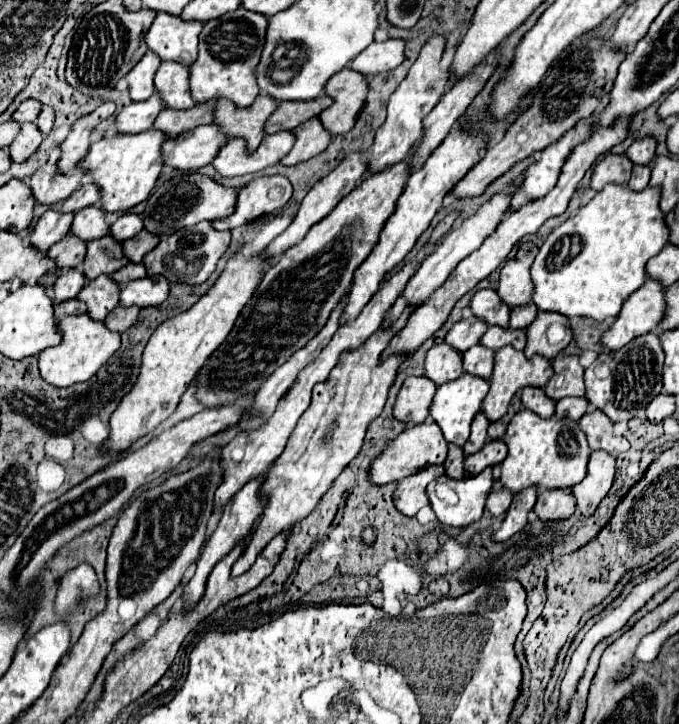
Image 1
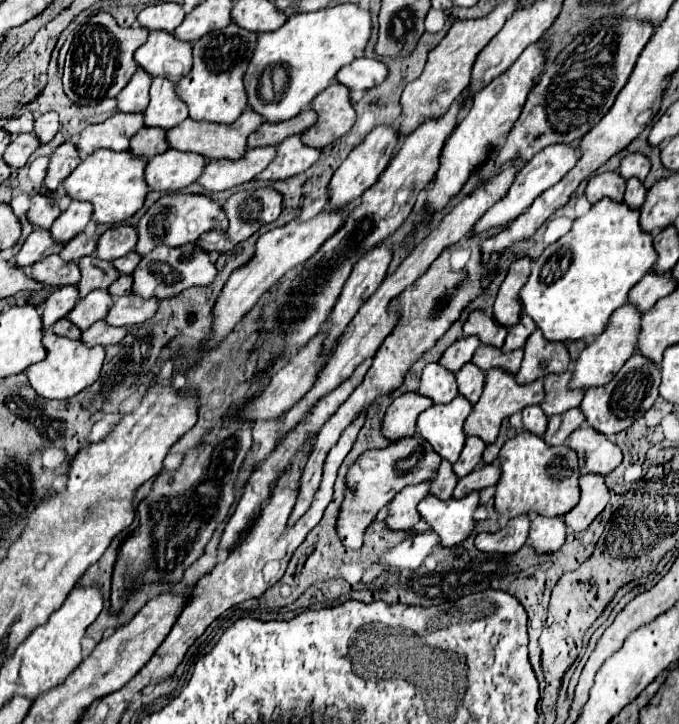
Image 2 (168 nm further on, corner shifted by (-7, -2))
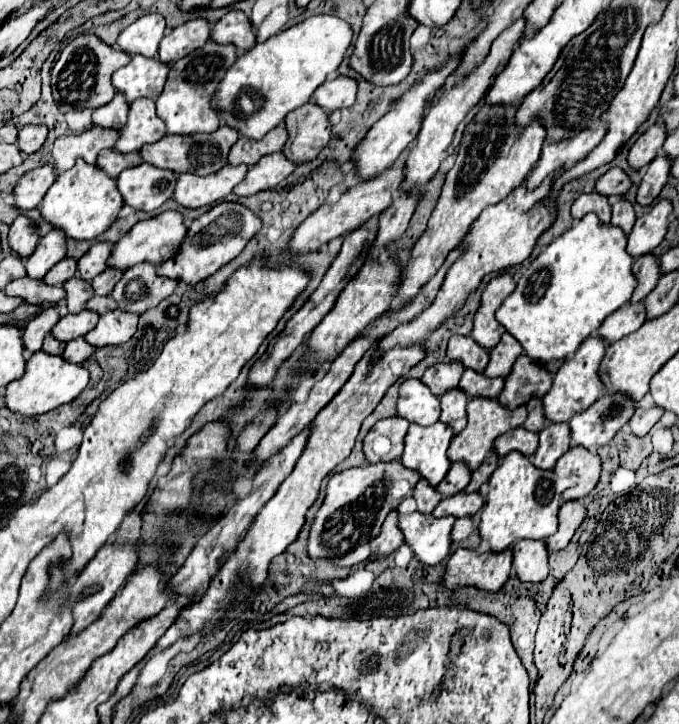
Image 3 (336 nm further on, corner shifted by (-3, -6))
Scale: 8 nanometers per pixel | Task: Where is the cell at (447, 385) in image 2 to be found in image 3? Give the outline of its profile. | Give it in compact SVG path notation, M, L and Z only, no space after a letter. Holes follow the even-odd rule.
M406 379L400 387L396 411L412 423L432 425L440 417L440 399L432 395L420 379Z

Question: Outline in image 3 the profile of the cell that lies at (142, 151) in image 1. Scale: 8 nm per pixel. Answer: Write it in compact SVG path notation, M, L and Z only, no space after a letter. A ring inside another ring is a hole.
M78 159L76 165L70 171L64 171L48 189L44 201L40 203L40 213L48 223L60 227L70 239L82 241L96 239L108 231L122 207L124 199L116 189L116 179L108 177L108 173L102 169L96 169L96 165L88 165L86 161Z

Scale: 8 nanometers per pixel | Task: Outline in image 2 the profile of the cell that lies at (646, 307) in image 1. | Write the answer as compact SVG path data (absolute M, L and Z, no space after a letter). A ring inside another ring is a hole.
M622 305L620 309L616 309L616 313L612 313L604 333L600 333L590 345L586 345L586 349L578 355L574 371L572 371L572 381L568 383L570 389L592 389L592 387L602 387L608 381L612 381L612 377L618 373L618 369L628 361L628 357L632 355L632 345L636 343L636 325L640 325L640 315L632 309L632 305Z

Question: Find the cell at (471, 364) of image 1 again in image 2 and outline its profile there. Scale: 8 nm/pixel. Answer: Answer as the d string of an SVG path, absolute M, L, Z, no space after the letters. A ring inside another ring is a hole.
M472 363L464 365L464 369L460 369L460 373L456 373L458 395L468 399L470 405L476 405L476 401L480 399L480 393L482 393L484 377L486 375L480 373L480 369L476 369L476 365L472 365Z

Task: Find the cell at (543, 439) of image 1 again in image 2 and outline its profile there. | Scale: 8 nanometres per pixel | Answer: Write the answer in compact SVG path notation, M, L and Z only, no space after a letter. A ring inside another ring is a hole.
M520 431L514 439L506 441L498 455L500 461L500 481L496 485L494 507L500 515L514 519L528 513L538 513L544 517L566 515L580 499L580 463L576 453L562 447L544 445L542 437Z

